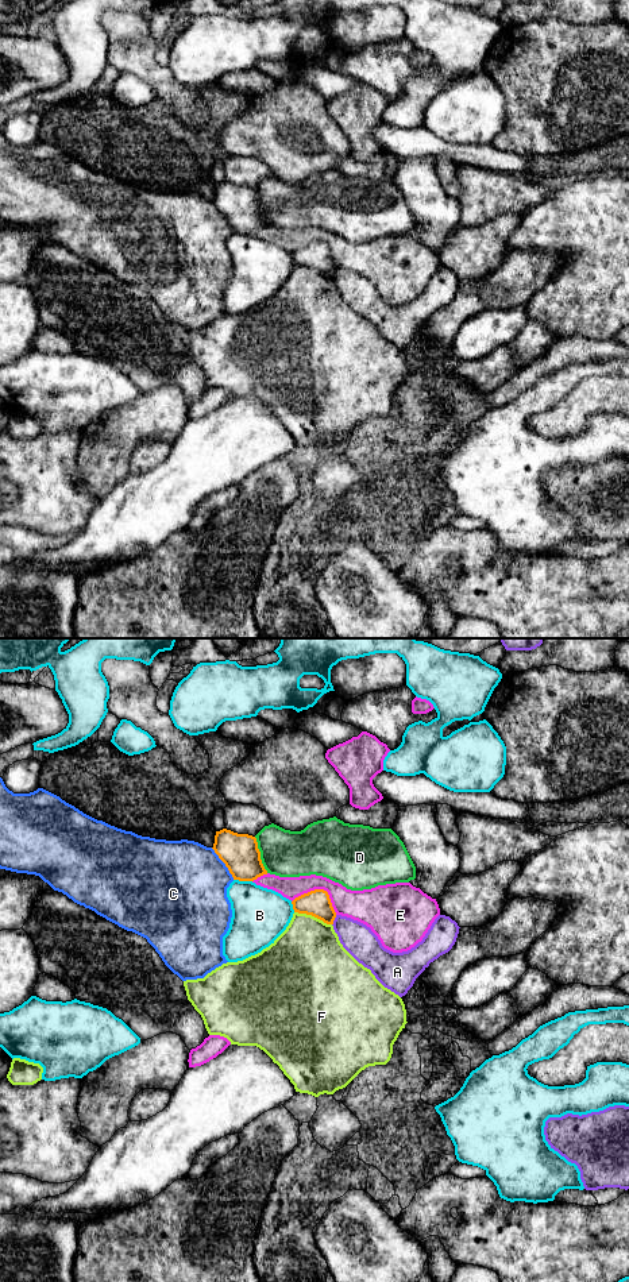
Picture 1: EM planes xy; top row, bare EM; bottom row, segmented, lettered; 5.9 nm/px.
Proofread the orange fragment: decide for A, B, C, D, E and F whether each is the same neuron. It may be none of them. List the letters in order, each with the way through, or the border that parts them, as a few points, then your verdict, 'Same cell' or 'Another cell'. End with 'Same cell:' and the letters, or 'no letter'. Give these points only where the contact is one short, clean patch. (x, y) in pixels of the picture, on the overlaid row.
A: Boundary: xy (336, 915), (332, 925). Another cell
B: Another cell
C: Another cell
D: Another cell
E: Another cell
F: Another cell
Same cell: no letter

